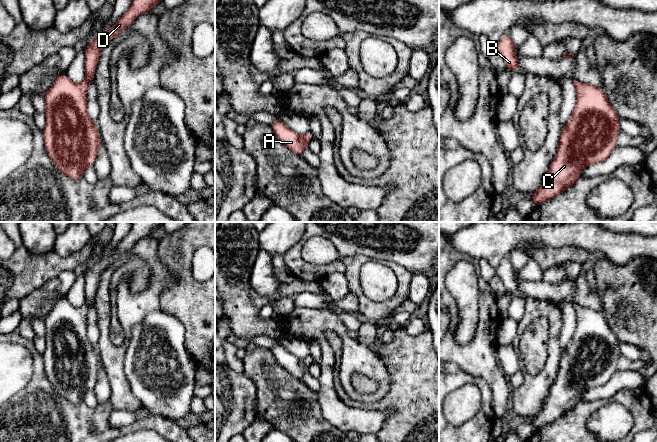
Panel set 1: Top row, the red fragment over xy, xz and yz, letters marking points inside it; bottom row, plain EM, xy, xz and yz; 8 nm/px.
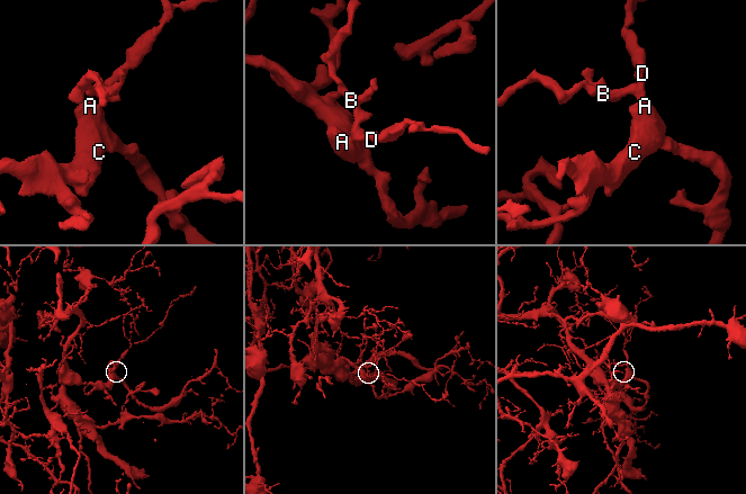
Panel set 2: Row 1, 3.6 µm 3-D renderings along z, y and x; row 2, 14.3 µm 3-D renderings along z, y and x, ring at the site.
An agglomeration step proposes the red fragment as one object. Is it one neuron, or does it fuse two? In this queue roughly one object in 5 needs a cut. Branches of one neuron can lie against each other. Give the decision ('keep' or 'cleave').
keep

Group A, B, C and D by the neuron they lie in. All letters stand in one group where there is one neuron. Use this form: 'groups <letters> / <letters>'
groups A B C D

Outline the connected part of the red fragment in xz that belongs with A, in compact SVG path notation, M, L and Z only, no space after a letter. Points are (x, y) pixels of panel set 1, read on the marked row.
M280 117L270 125L277 139L289 148L292 152L302 156L303 150L308 147L311 139L314 138L311 132L305 133L302 137L299 133L294 132L286 126Z

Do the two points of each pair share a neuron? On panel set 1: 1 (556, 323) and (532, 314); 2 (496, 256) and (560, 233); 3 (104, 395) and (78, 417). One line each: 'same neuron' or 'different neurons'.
1: same neuron
2: same neuron
3: different neurons

